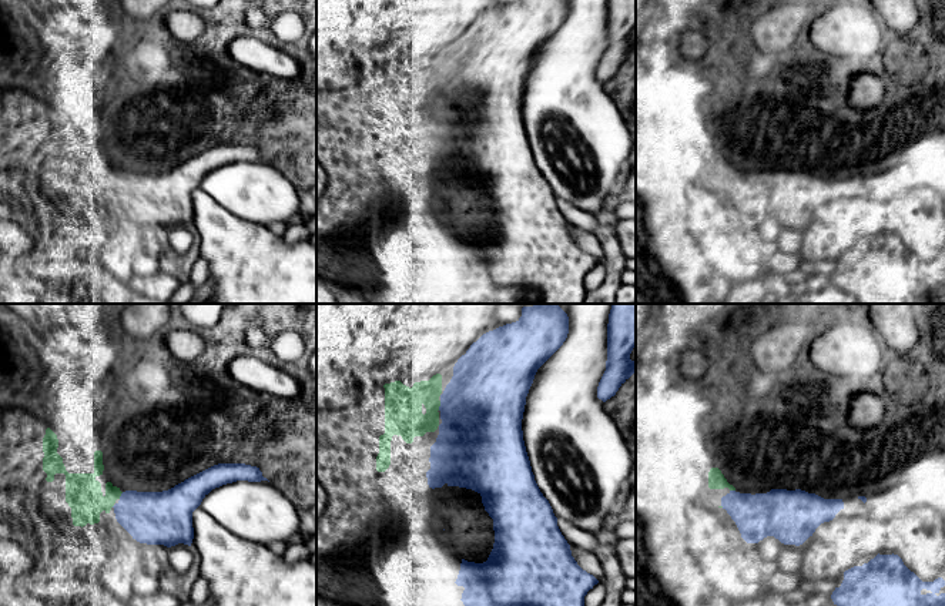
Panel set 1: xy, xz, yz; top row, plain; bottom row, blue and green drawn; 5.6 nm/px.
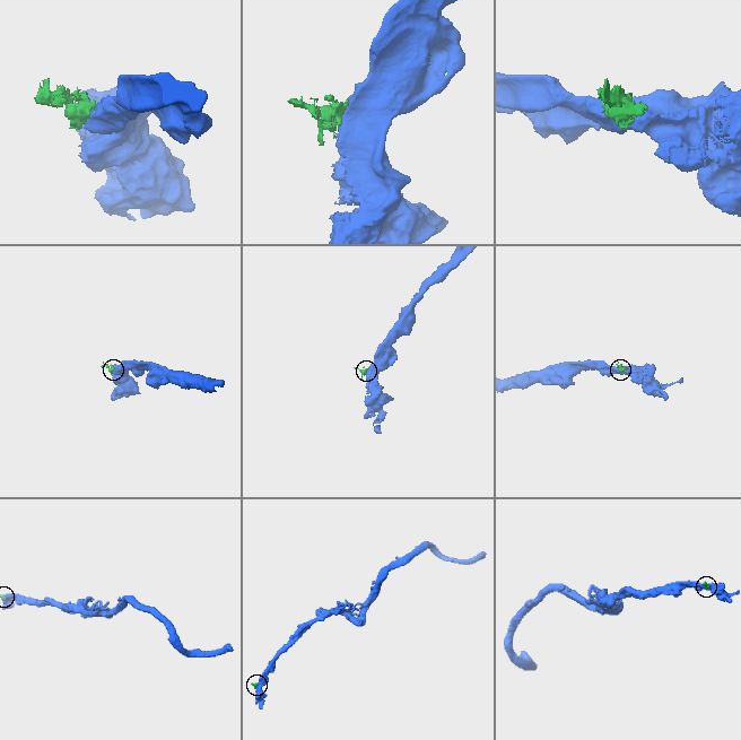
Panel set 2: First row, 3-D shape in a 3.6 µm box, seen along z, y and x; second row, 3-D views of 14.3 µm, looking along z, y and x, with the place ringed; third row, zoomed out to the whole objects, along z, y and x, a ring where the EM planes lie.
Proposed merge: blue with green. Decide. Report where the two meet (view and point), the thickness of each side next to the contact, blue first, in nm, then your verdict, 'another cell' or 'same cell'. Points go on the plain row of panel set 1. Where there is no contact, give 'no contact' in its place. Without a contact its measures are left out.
xz (441, 86) | 460/220 nm | same cell

